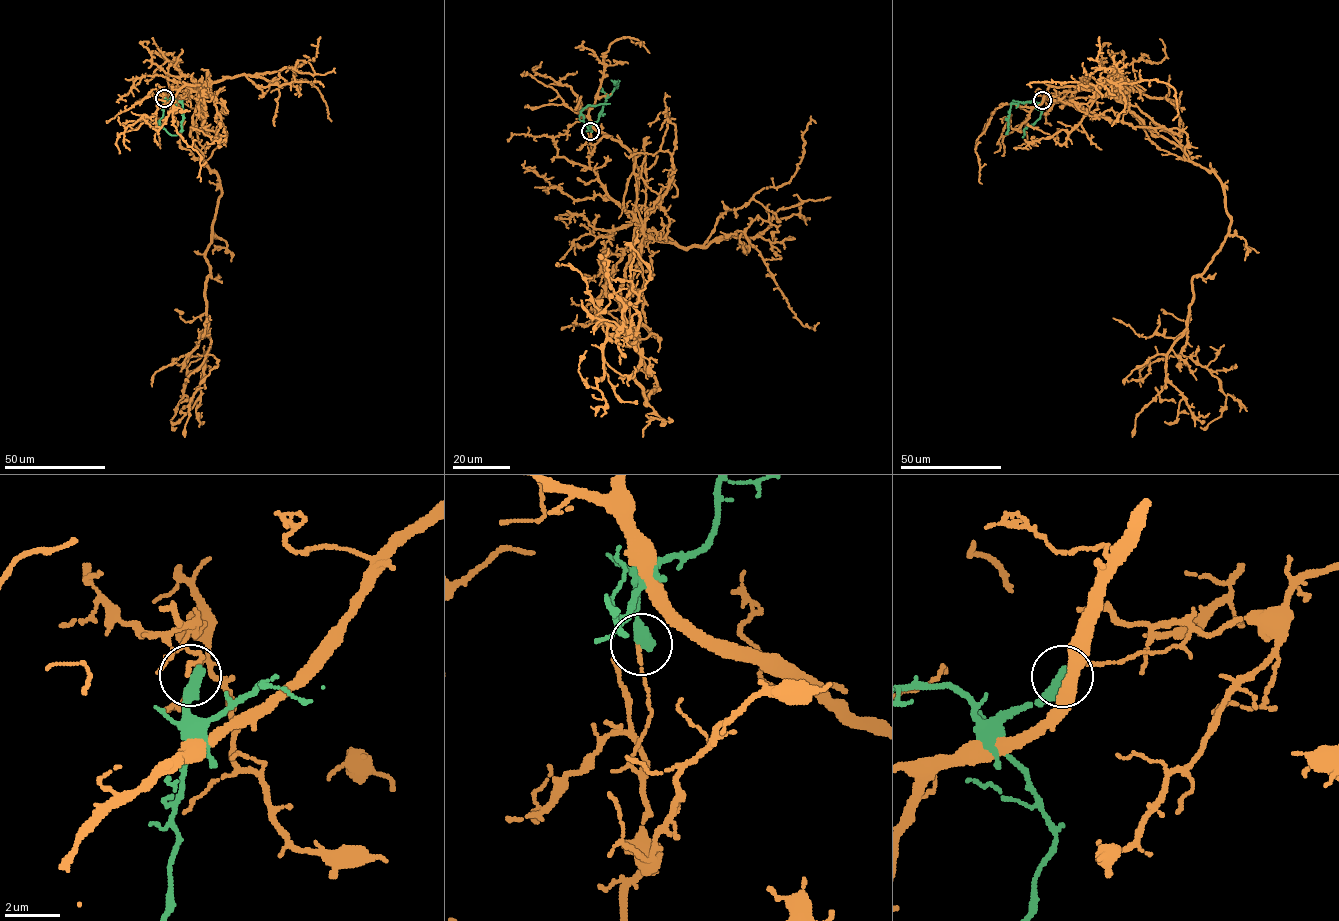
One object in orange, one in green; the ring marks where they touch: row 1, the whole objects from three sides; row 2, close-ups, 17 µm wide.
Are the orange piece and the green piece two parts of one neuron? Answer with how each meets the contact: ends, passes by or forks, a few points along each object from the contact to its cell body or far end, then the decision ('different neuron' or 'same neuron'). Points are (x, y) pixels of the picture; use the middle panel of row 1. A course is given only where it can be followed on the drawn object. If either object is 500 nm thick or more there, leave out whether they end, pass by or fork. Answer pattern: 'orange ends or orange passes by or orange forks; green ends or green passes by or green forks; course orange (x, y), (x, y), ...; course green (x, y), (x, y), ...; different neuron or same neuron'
orange ends; green ends; course orange (590, 131), (636, 222), (620, 302), (659, 388), (634, 334), (607, 327), (595, 388), (586, 350); course green (590, 131), (605, 99), (618, 85), (611, 80); different neuron

